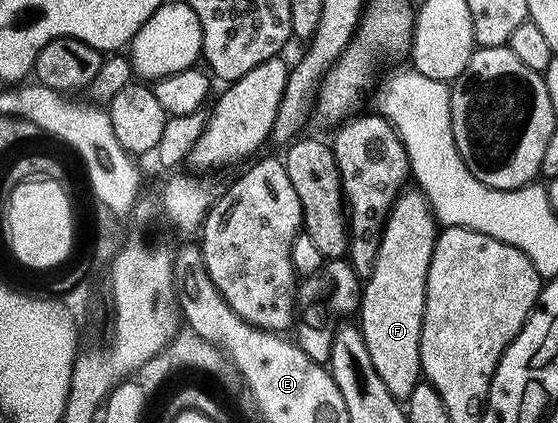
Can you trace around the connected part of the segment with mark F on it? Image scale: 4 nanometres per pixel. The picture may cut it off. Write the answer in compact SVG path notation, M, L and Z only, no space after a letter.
M415 193L414 196L403 194L401 198L395 202L390 208L390 214L384 220L382 228L382 239L378 242L378 256L374 262L372 273L365 280L364 286L360 291L360 314L362 313L362 323L360 322L360 330L364 337L364 345L368 349L368 357L372 357L372 365L376 369L376 374L380 377L380 381L384 381L385 388L388 393L392 393L392 397L399 401L406 400L412 393L412 389L416 389L416 385L423 378L422 362L420 361L420 333L422 332L422 318L424 317L424 301L426 300L426 278L428 277L428 269L432 261L432 253L434 252L434 241L436 238L436 220L423 196Z

